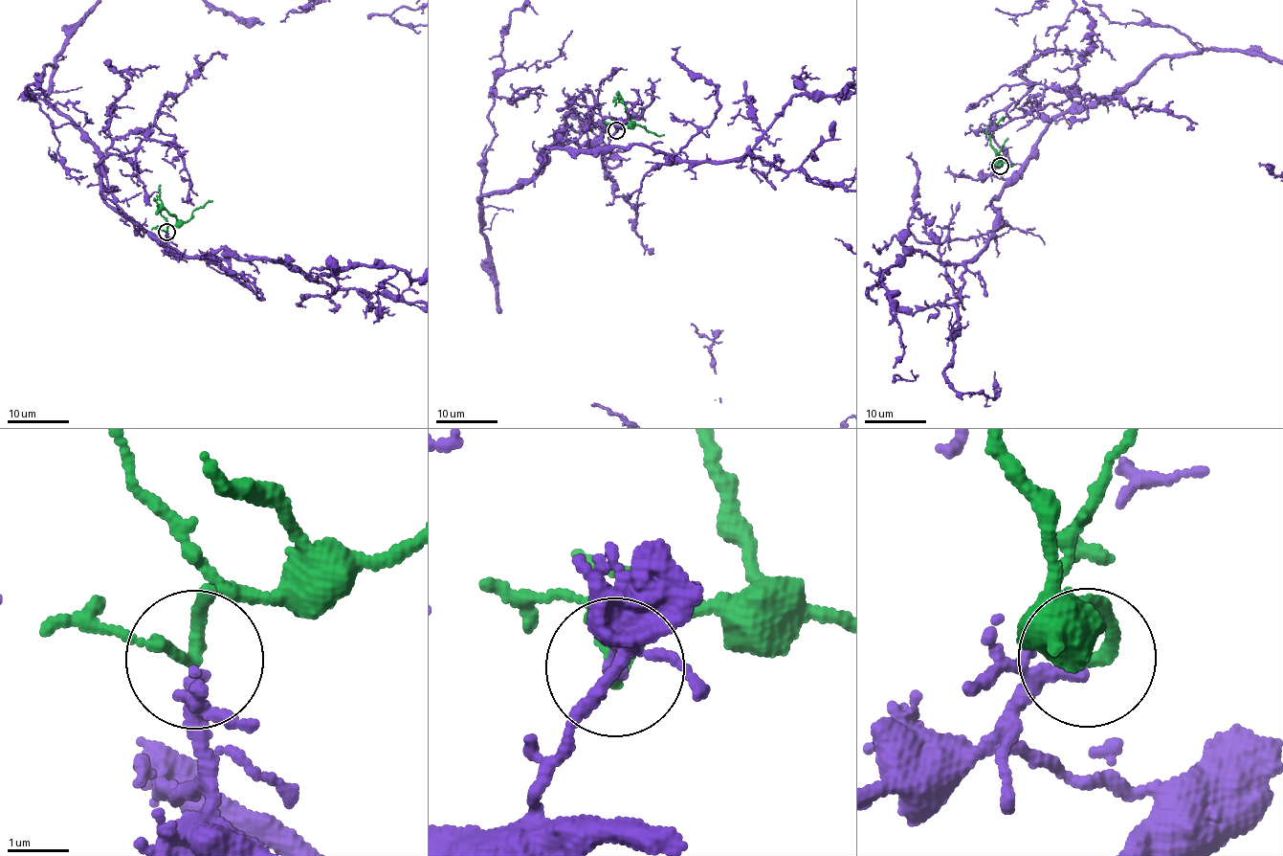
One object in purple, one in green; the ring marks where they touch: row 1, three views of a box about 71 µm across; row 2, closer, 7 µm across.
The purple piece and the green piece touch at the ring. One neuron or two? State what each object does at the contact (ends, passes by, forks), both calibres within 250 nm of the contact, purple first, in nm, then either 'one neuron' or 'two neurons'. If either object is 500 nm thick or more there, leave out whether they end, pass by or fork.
purple passes by; green passes by; calibres 200 and 180 nm; one neuron

